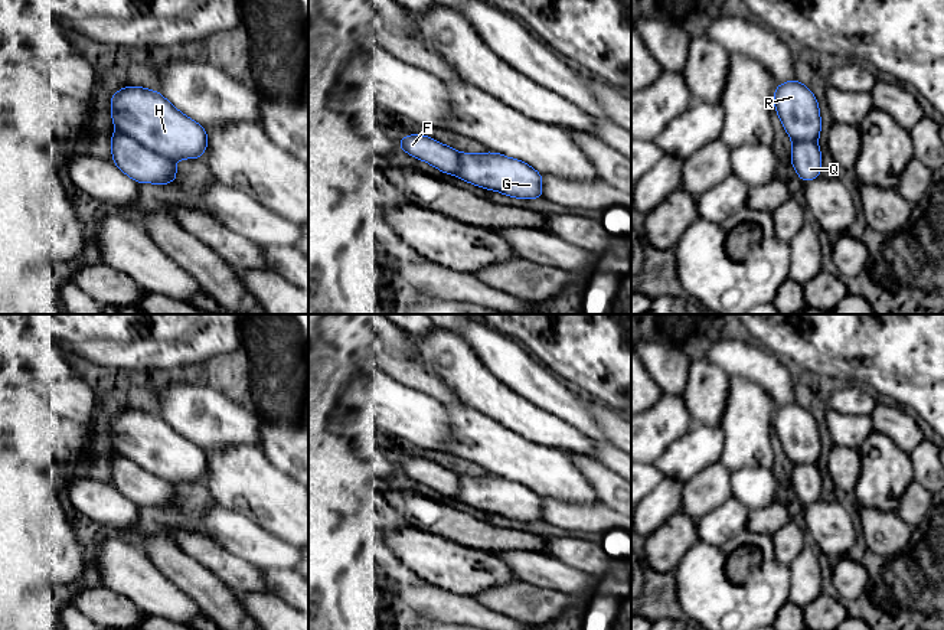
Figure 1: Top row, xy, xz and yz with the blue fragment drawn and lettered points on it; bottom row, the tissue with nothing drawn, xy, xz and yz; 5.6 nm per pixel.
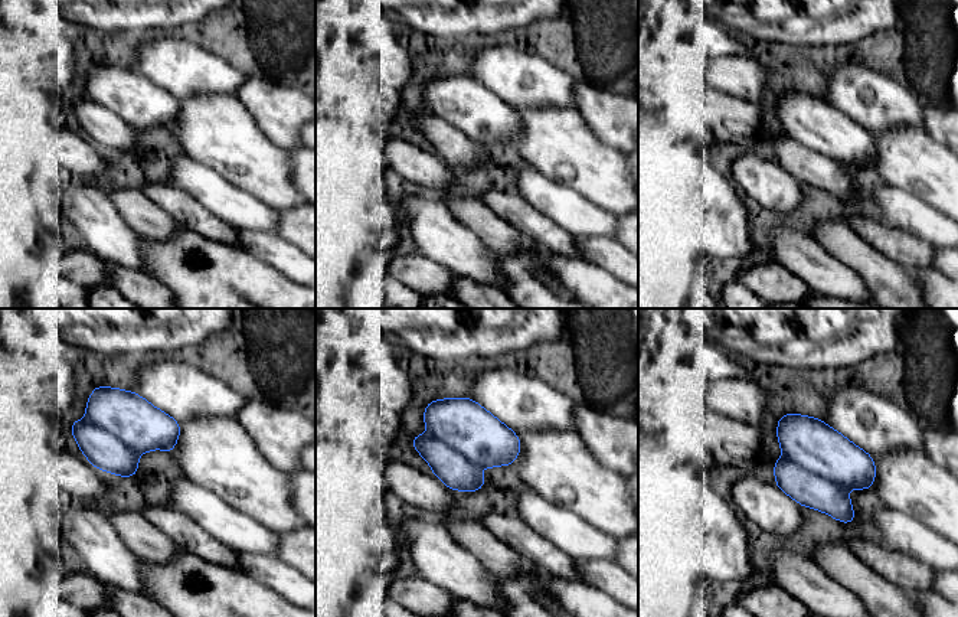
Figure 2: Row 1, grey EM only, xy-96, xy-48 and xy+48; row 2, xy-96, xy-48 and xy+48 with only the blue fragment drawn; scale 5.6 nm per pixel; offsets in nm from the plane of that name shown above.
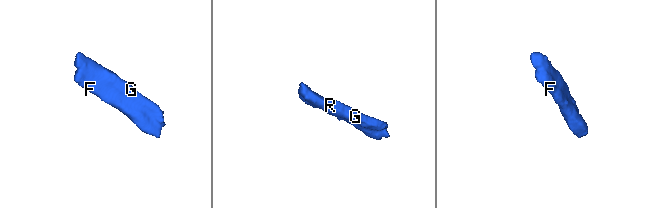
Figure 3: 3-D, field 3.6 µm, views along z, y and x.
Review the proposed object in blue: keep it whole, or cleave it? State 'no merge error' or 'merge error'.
merge error

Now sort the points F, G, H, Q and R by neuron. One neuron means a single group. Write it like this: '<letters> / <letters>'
F Q / G H R

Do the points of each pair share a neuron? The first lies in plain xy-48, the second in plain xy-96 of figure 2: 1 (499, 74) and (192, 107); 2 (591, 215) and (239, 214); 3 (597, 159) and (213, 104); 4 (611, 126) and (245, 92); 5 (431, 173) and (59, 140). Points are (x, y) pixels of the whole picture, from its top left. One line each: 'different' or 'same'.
1: different
2: same
3: same
4: same
5: same

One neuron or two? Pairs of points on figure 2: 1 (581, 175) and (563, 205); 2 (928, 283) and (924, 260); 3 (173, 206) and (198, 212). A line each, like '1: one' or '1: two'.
1: two
2: two
3: one

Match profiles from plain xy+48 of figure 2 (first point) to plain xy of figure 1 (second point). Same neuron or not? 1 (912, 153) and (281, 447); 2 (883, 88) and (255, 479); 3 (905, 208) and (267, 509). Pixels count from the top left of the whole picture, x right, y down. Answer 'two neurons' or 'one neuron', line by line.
1: two neurons
2: two neurons
3: two neurons

